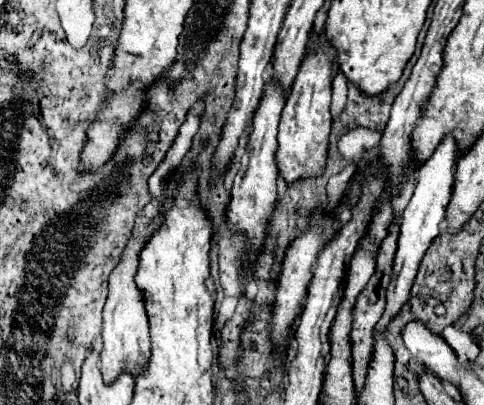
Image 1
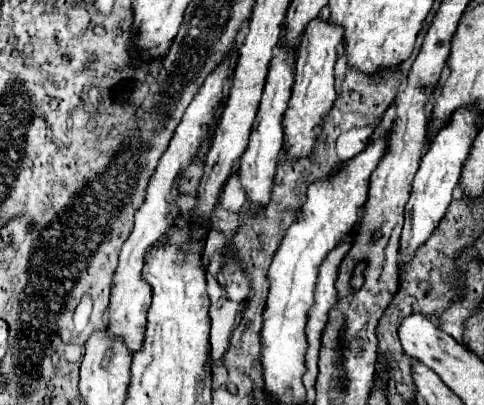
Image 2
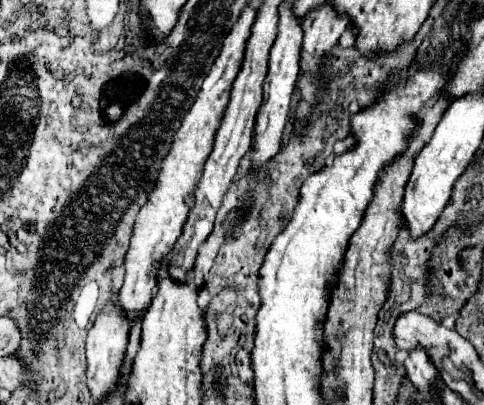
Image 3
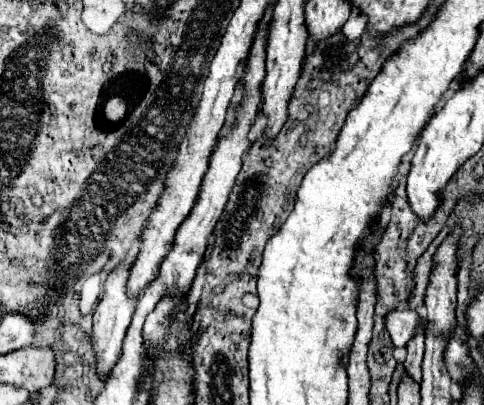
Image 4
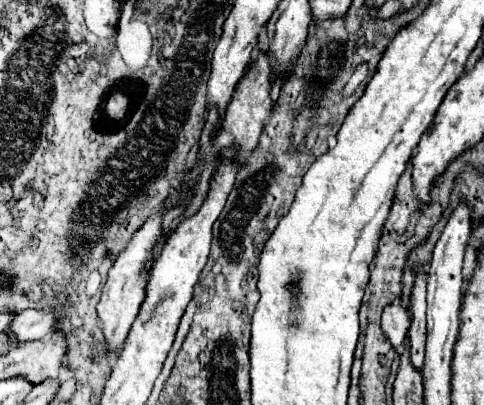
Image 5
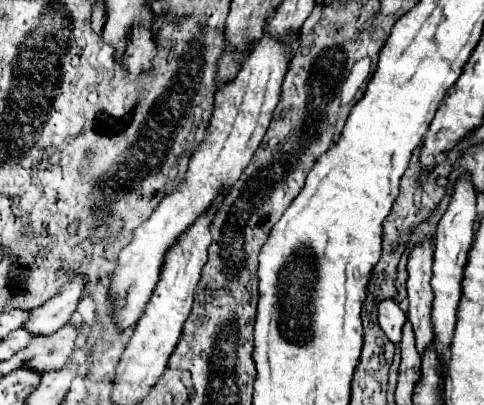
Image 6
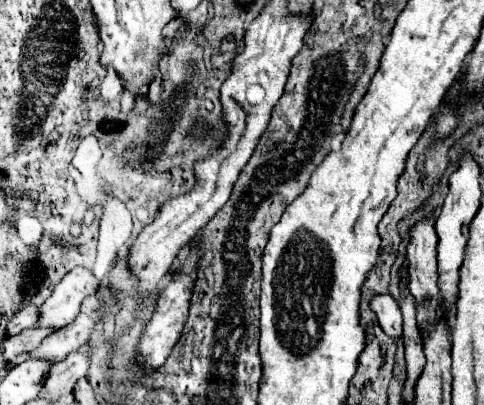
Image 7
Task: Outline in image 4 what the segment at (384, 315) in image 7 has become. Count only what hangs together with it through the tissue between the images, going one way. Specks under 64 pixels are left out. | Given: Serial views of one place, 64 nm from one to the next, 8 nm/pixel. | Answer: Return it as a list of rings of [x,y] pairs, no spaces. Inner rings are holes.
[[[404,308],[404,310],[394,310],[386,316],[386,330],[390,332],[390,338],[394,346],[406,346],[412,336],[416,336],[418,328],[426,328],[428,320],[420,318],[418,312]]]

